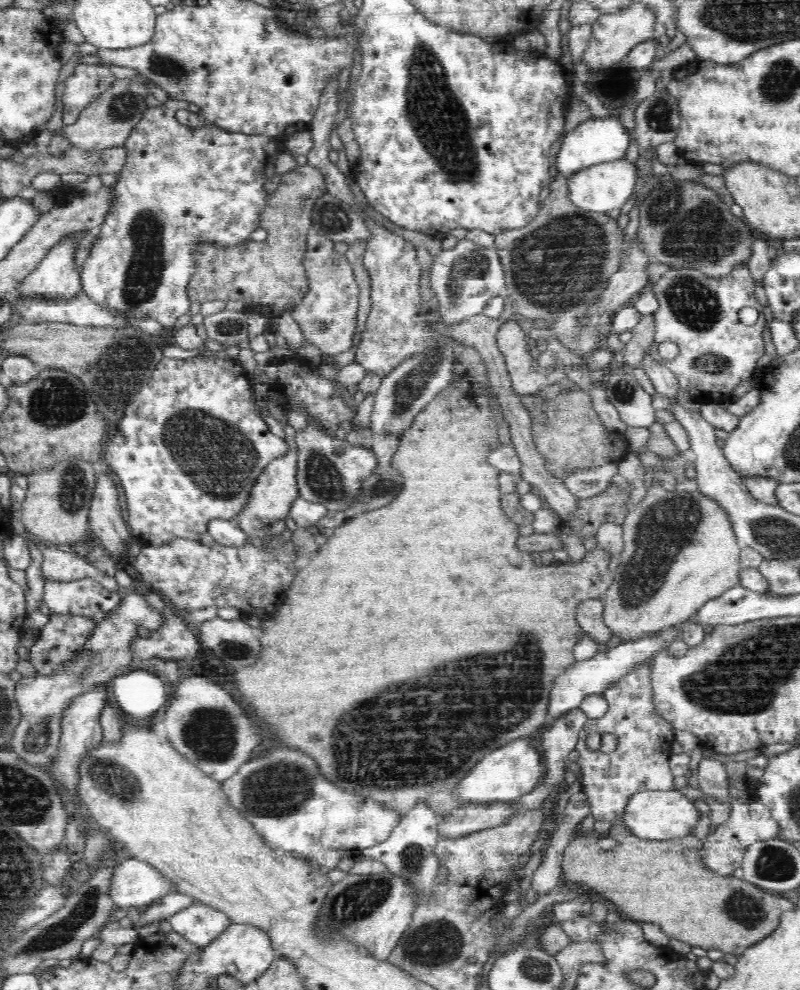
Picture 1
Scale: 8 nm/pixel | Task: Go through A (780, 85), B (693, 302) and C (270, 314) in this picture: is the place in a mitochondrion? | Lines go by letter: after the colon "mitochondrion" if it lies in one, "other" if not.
A: mitochondrion
B: mitochondrion
C: other

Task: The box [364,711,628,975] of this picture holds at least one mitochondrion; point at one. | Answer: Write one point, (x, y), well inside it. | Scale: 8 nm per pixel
(437, 943)

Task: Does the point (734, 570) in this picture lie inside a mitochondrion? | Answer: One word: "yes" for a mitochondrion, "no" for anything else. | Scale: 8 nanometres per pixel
no

